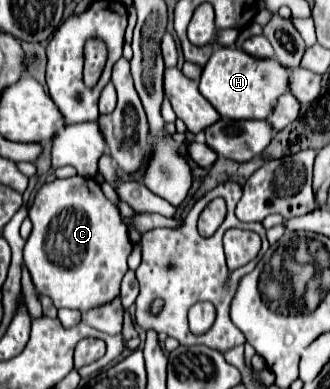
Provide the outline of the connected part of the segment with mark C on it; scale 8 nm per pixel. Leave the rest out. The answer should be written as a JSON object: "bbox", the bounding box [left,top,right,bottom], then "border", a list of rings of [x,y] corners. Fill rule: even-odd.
{"bbox":[25,176,133,312],"border":[[[73,176],[43,184],[29,208],[29,218],[33,222],[33,232],[25,244],[25,266],[31,272],[39,294],[49,296],[57,308],[81,312],[111,302],[119,294],[119,284],[127,272],[127,256],[131,254],[133,244],[127,226],[121,222],[119,210],[105,198],[101,186],[93,178]]]}

